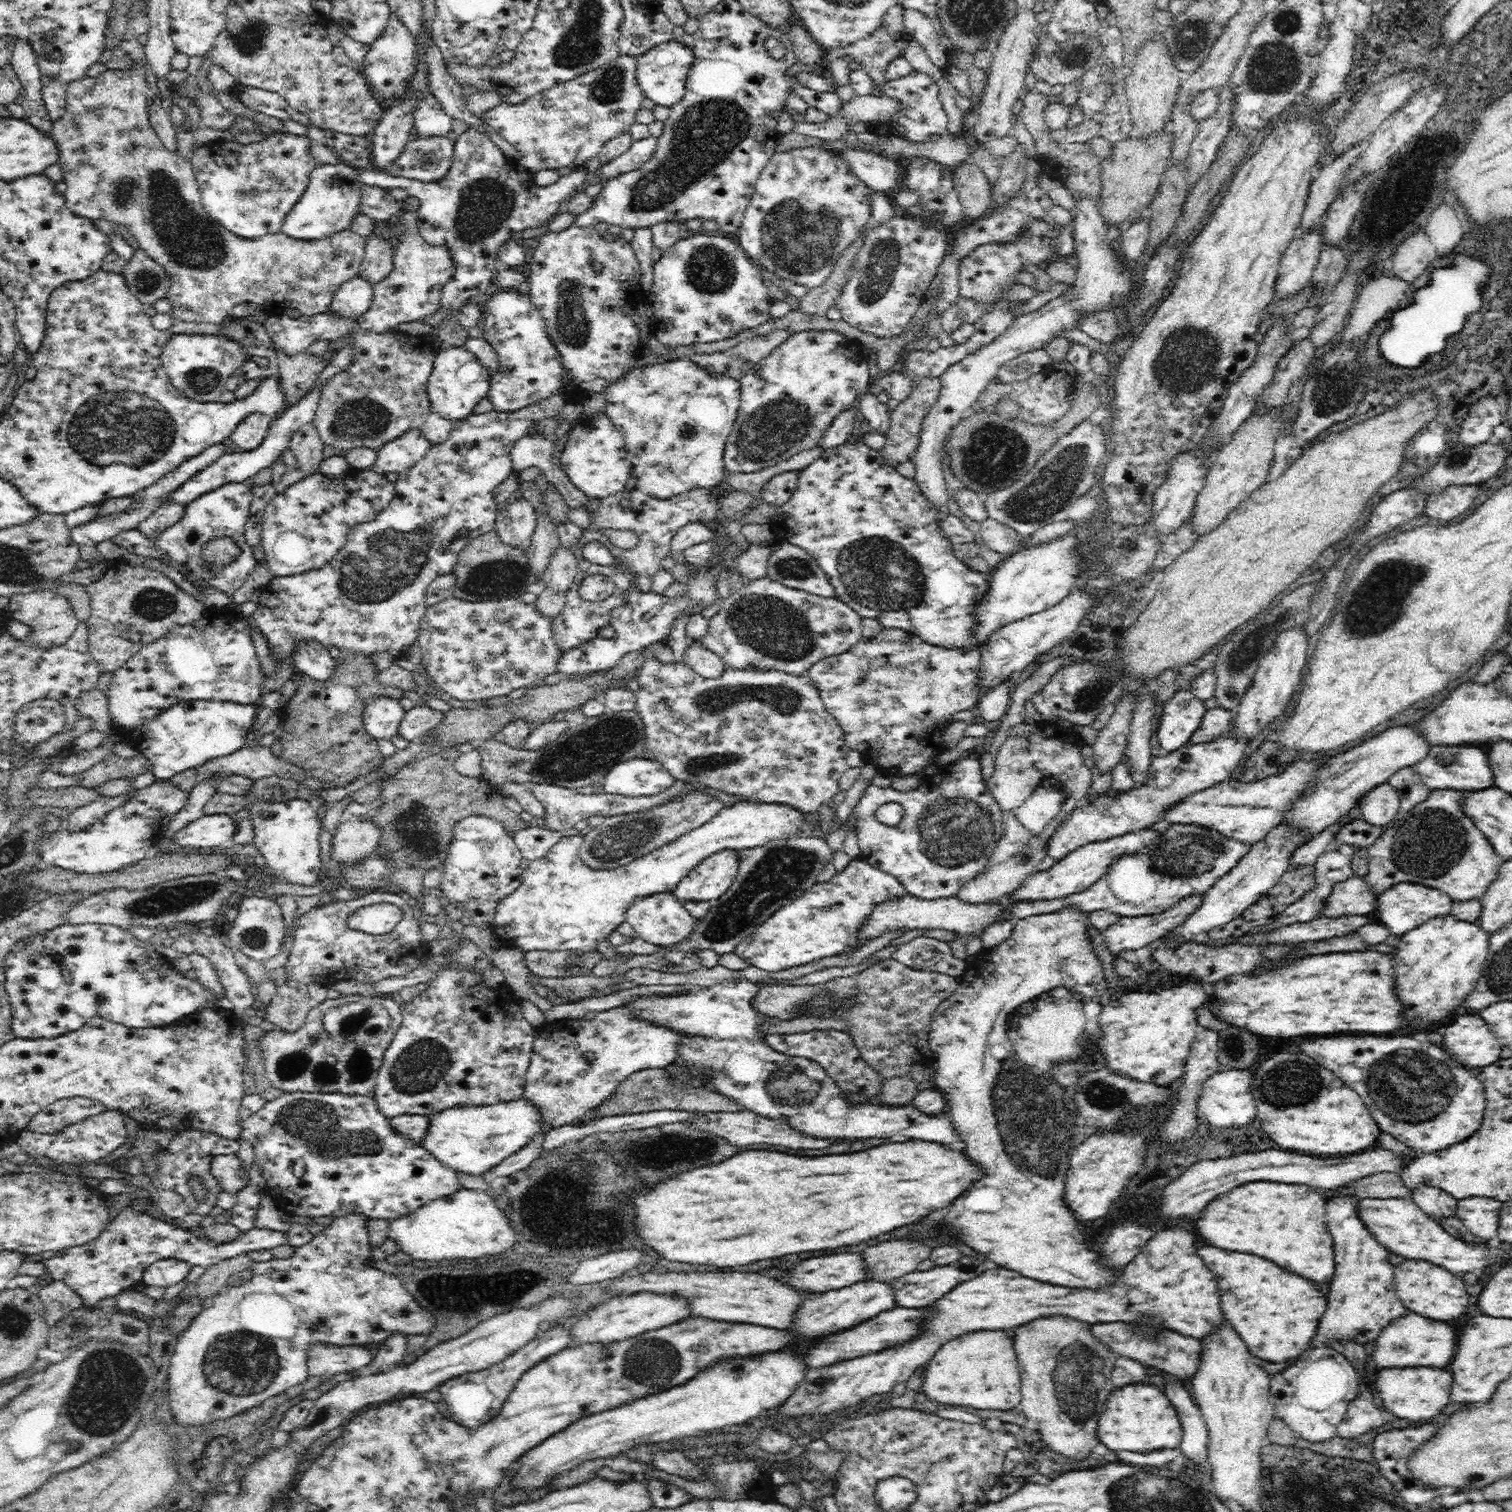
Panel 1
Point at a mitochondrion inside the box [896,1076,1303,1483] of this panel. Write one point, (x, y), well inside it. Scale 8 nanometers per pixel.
(1074, 1378)

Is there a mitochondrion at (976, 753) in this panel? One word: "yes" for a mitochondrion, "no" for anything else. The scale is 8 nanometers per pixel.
no

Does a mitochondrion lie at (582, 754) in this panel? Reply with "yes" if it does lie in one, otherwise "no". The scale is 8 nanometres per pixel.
yes

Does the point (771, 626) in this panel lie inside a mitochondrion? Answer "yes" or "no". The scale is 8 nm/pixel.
yes

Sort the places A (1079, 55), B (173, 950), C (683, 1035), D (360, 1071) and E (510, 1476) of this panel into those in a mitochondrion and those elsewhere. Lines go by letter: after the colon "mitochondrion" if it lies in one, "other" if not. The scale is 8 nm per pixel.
A: mitochondrion
B: other
C: other
D: mitochondrion
E: other

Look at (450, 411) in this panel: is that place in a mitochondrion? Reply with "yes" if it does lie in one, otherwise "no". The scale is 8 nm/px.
no

